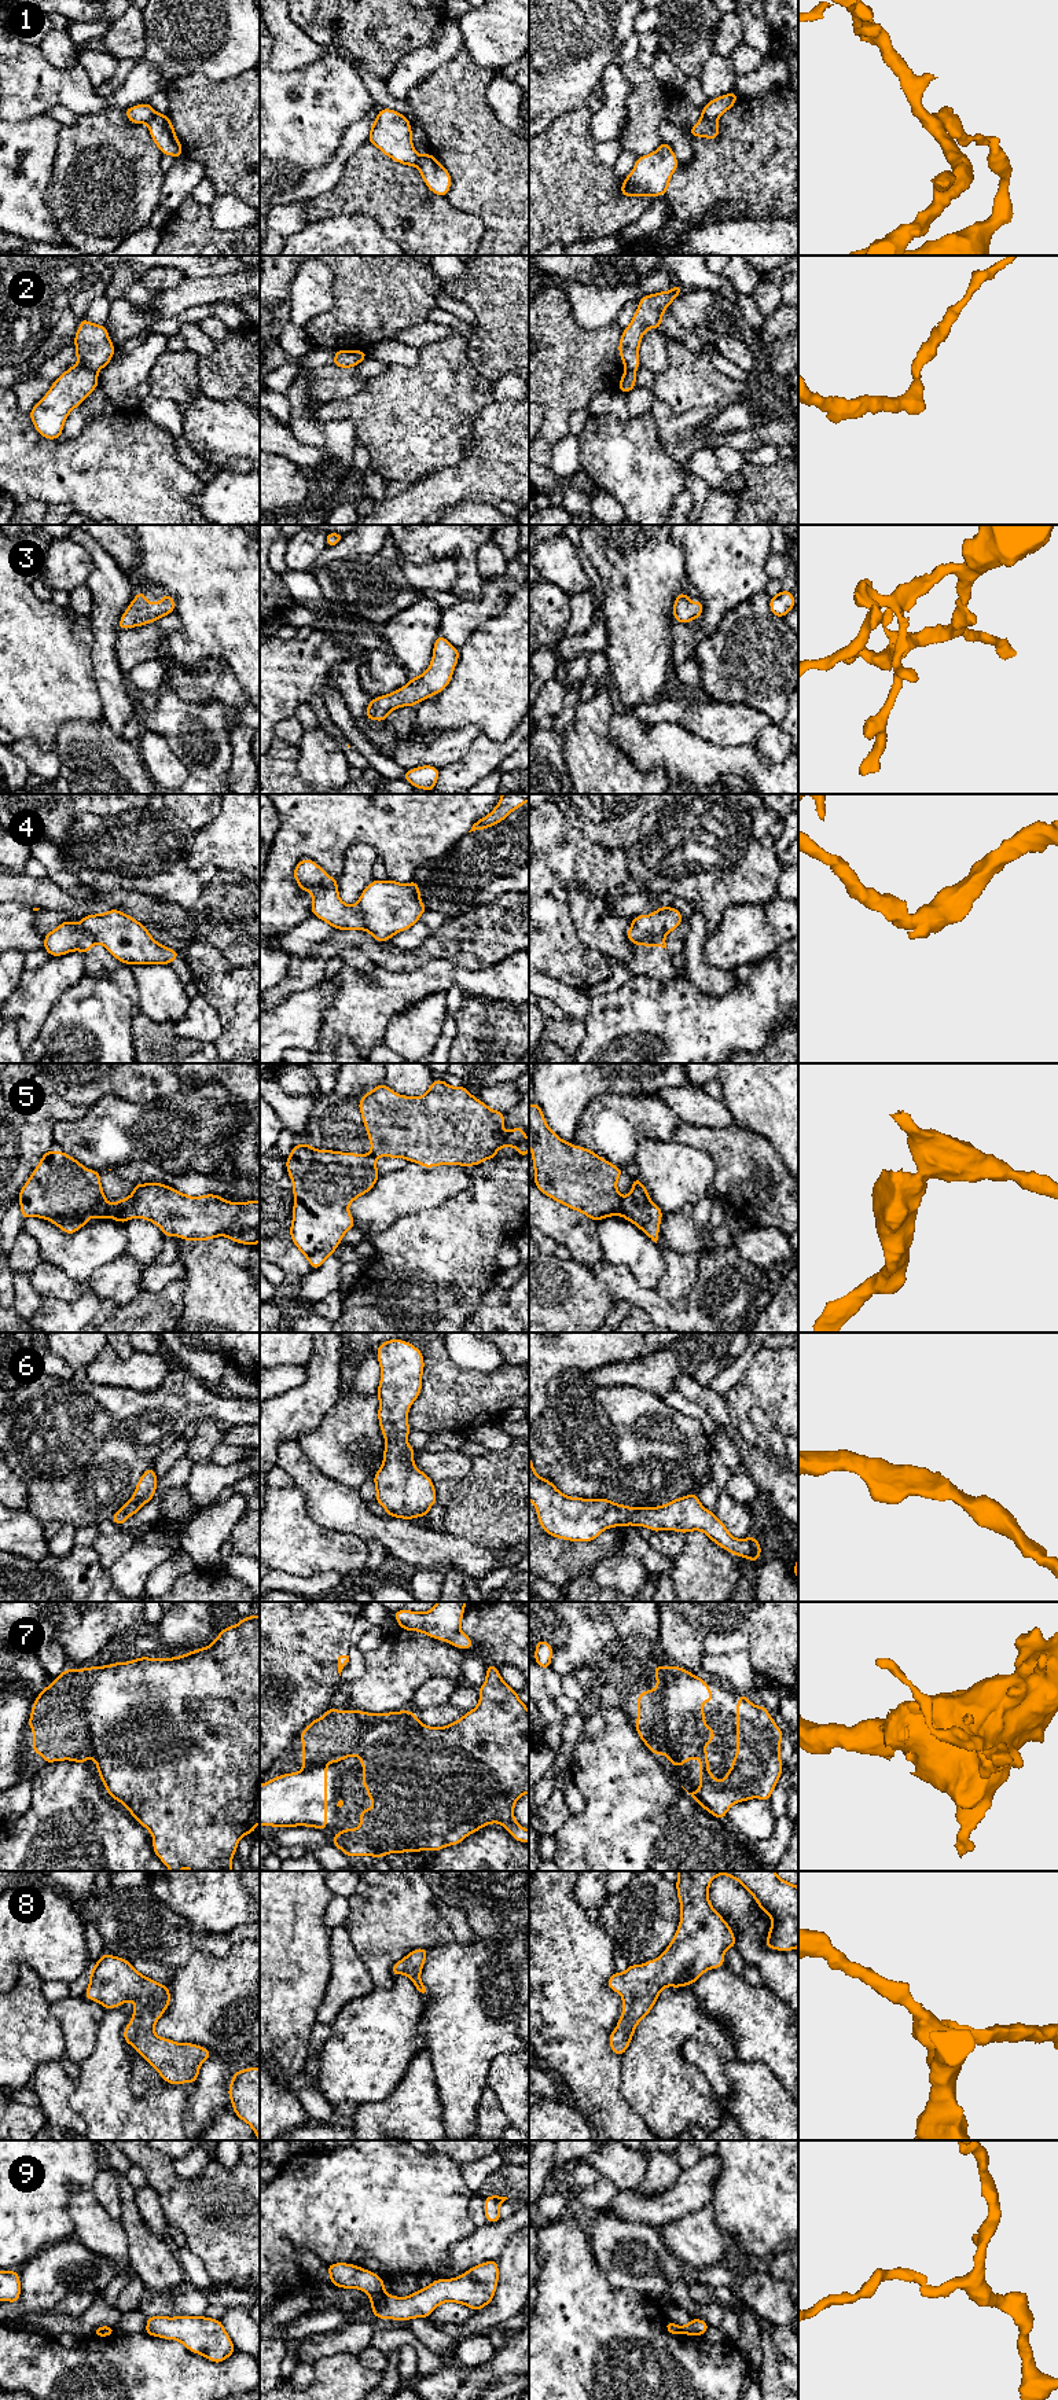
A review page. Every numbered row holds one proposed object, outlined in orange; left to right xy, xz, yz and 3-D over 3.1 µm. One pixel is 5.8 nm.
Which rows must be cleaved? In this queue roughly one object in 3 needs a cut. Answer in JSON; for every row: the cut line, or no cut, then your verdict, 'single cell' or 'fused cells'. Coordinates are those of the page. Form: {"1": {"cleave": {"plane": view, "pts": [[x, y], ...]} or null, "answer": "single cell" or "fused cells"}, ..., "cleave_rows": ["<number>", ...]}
{"1": {"cleave": {"plane": "yz", "pts": [[701, 116], [716, 118]]}, "answer": "fused cells"}, "2": {"cleave": {"plane": "xy", "pts": [[79, 363], [95, 372]]}, "answer": "fused cells"}, "3": {"cleave": null, "answer": "single cell"}, "4": {"cleave": {"plane": "yz", "pts": [[664, 936], [647, 936], [638, 944]]}, "answer": "fused cells"}, "5": {"cleave": {"plane": "yz", "pts": [[620, 1195], [621, 1215]]}, "answer": "fused cells"}, "6": {"cleave": null, "answer": "single cell"}, "7": {"cleave": {"plane": "yz", "pts": [[667, 1668], [660, 1700], [667, 1715], [664, 1742], [650, 1749]]}, "answer": "fused cells"}, "8": {"cleave": null, "answer": "single cell"}, "9": {"cleave": {"plane": "xz", "pts": [[384, 2292], [370, 2297]]}, "answer": "fused cells"}, "cleave_rows": ["1", "2", "4", "5", "7", "9"]}

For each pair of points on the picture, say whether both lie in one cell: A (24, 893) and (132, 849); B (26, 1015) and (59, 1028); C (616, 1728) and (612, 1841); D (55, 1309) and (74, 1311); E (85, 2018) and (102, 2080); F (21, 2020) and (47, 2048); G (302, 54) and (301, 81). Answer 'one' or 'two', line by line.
A: two
B: two
C: one
D: one
E: two
F: one
G: two

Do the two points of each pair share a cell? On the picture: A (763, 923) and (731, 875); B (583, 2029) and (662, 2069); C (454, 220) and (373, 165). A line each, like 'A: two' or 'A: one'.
A: two
B: two
C: one

